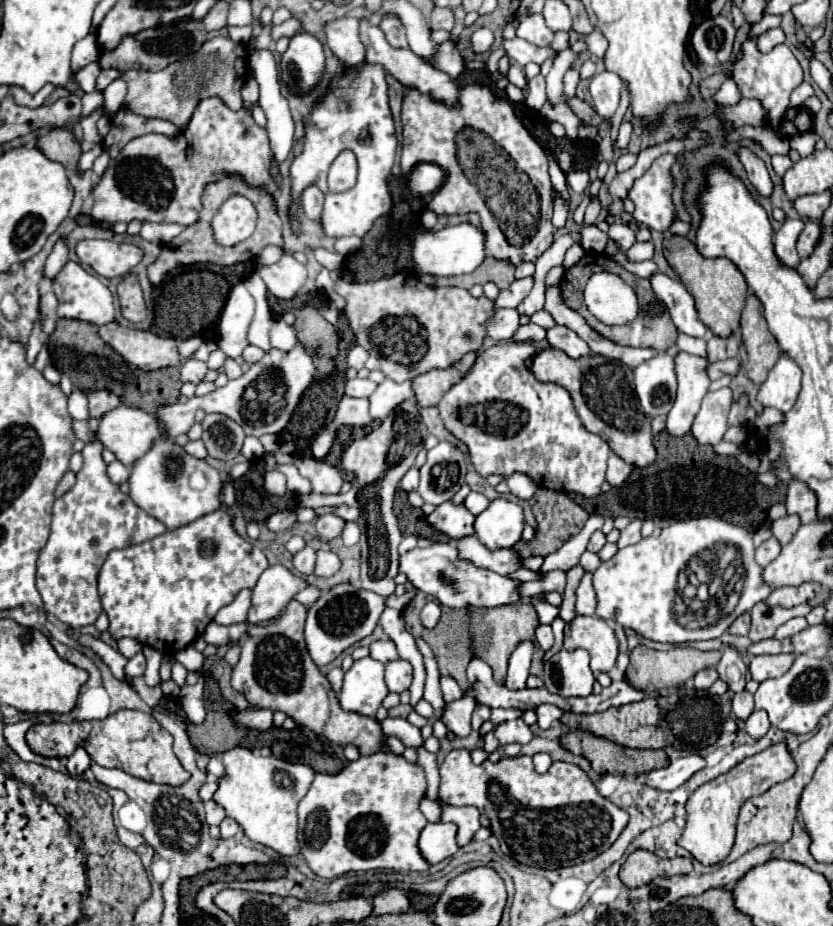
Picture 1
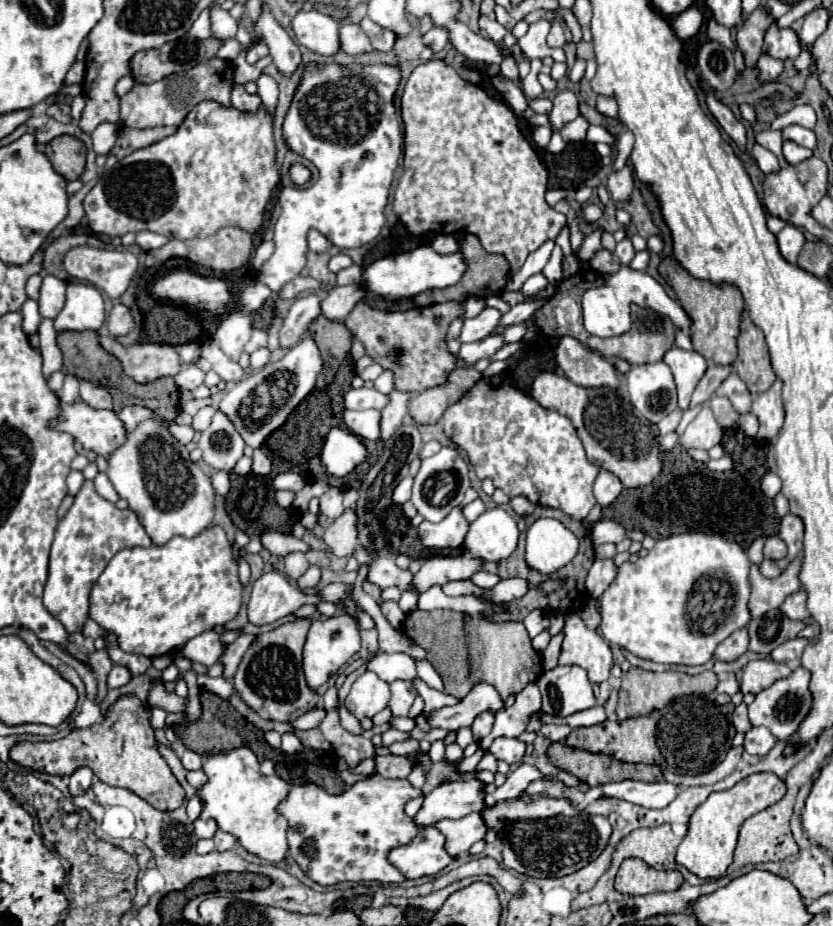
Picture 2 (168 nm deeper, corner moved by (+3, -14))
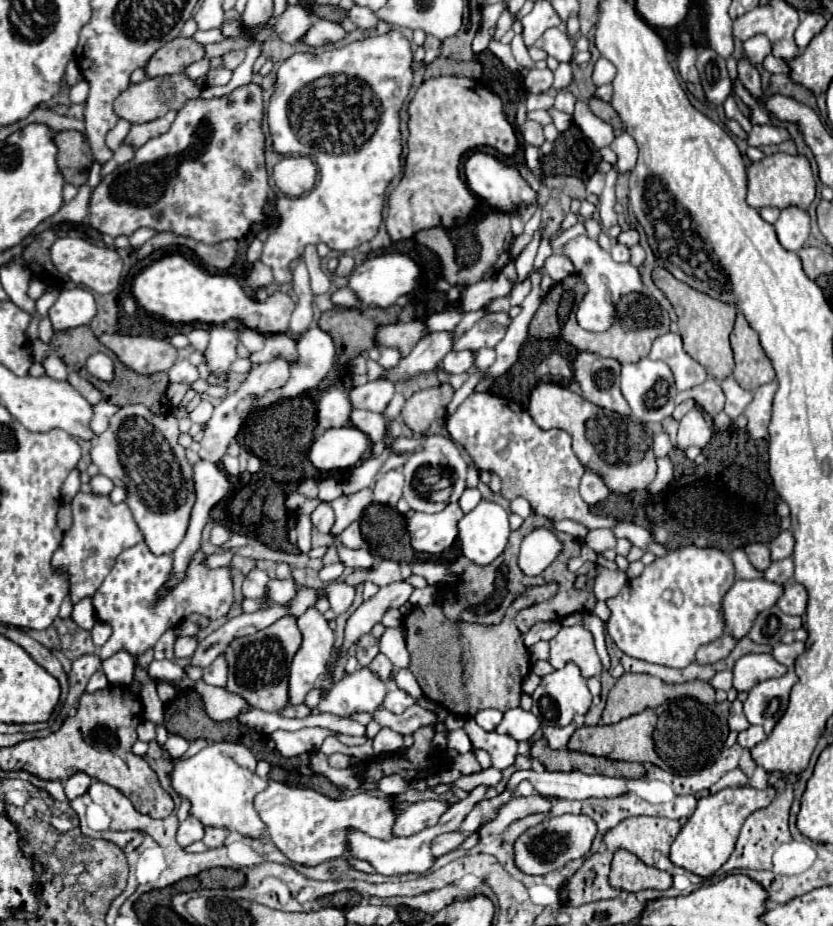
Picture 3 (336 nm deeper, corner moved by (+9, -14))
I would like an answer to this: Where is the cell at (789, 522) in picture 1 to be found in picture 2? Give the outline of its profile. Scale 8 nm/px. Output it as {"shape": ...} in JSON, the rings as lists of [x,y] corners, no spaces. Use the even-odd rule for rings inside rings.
{"shape":[[[778,535],[768,537],[766,545],[764,545],[764,557],[766,559],[784,559],[786,557],[786,543]]]}

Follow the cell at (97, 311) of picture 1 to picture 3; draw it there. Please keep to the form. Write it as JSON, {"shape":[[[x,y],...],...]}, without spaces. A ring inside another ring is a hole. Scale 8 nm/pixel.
{"shape":[[[82,287],[64,289],[58,301],[50,307],[48,317],[54,331],[64,331],[80,325],[88,325],[96,315],[96,303],[90,291]]]}

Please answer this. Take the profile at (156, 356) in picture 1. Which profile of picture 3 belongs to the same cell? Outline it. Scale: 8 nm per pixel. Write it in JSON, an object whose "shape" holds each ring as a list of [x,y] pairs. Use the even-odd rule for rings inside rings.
{"shape":[[[104,333],[100,341],[114,351],[126,367],[142,375],[168,371],[178,359],[178,349],[164,339]]]}

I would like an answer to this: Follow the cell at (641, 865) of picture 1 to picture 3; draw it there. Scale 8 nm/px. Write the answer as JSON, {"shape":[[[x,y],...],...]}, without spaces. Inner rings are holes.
{"shape":[[[616,851],[610,869],[610,885],[624,891],[642,891],[642,889],[670,889],[672,877],[666,871],[642,863],[630,851]]]}

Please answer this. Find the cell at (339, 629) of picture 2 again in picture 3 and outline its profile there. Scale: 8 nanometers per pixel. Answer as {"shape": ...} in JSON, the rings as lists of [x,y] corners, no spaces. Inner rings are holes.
{"shape":[[[310,607],[304,615],[298,617],[298,627],[302,631],[302,647],[298,649],[292,665],[290,665],[290,677],[288,677],[288,703],[290,705],[298,705],[304,703],[304,697],[310,689],[314,689],[316,681],[320,679],[320,675],[326,673],[330,657],[332,657],[332,649],[334,649],[334,631],[328,627],[328,621],[324,619],[324,615],[316,609]]]}

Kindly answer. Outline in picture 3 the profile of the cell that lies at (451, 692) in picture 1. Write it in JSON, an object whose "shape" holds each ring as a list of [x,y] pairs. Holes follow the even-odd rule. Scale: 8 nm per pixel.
{"shape":[[[398,629],[384,631],[384,635],[380,637],[380,653],[384,653],[396,667],[408,667],[408,663],[410,663],[406,643]]]}

